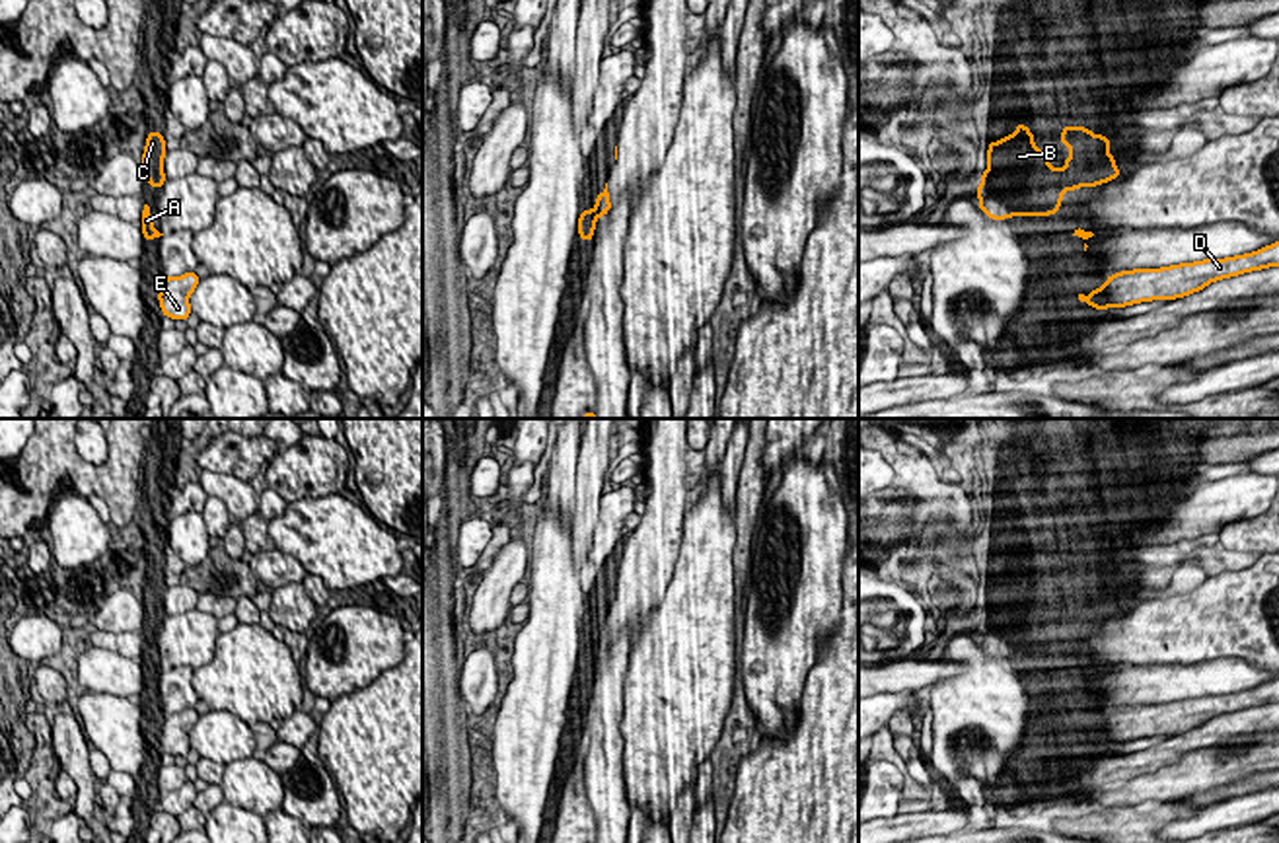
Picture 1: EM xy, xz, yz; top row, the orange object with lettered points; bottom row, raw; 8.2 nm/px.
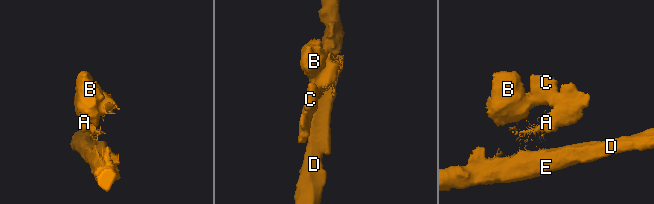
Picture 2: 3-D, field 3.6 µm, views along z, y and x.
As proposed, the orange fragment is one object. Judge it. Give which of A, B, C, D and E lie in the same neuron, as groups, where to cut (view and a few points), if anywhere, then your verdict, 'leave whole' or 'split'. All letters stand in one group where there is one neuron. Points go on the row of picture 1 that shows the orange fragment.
groups A B C / D E; cut xz (592, 211), (596, 217); split

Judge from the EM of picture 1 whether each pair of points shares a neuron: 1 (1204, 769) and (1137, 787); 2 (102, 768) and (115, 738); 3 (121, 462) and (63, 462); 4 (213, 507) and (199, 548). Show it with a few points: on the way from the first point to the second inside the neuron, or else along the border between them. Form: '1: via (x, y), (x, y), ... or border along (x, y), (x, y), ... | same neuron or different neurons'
1: via (1188, 775), (1153, 787) | same neuron
2: border along (96, 746), (109, 766), (106, 781) | different neurons
3: via (108, 474), (82, 474), (76, 470) | same neuron
4: border along (207, 497), (203, 524), (211, 536) | different neurons

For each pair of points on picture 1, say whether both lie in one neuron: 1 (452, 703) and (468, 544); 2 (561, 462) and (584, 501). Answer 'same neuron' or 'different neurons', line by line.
1: different neurons
2: different neurons

